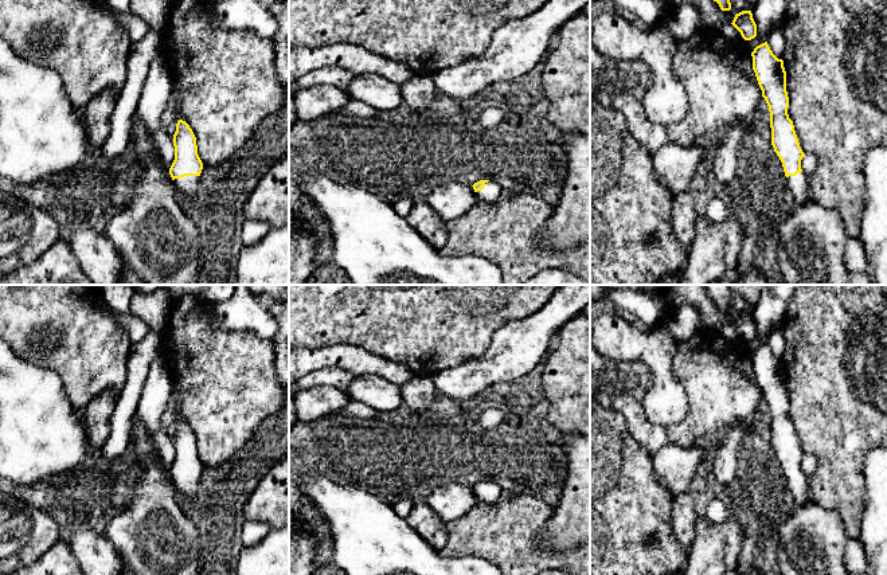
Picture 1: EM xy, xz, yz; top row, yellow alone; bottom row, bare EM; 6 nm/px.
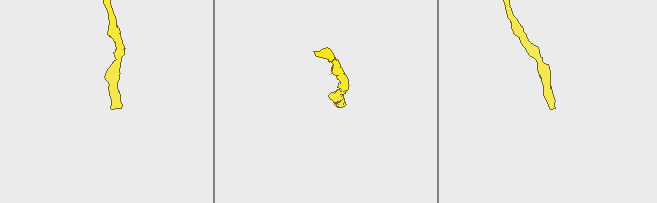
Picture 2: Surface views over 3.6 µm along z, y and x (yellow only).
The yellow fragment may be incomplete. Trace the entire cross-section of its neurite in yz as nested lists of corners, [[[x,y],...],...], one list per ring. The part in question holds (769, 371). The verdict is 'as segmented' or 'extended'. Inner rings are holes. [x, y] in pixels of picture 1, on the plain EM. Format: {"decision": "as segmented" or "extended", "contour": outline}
{"decision": "extended", "contour": [[[767,343],[757,347],[751,357],[753,371],[770,412],[771,446],[782,463],[788,488],[796,504],[802,505],[812,496],[809,477],[801,470],[801,461],[805,454],[788,415],[789,398],[784,361],[773,355]]]}

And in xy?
{"decision": "extended", "contour": [[[179,421],[173,435],[175,461],[169,469],[169,476],[176,489],[185,496],[198,493],[198,482],[203,470],[203,463],[198,455],[196,438],[189,426]]]}

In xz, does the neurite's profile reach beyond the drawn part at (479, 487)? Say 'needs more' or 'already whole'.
needs more

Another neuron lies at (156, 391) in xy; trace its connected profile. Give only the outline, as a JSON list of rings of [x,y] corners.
[[[159,356],[149,369],[145,380],[141,399],[136,411],[137,421],[141,422],[149,431],[161,462],[171,469],[175,461],[173,441],[161,426],[161,416],[167,408],[172,390],[169,369],[165,361]]]

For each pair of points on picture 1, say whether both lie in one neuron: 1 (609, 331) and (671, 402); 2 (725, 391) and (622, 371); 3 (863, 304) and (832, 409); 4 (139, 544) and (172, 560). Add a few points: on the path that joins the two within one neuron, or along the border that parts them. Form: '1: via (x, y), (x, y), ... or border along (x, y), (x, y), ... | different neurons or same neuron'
1: via (630, 341), (661, 370), (663, 380) | same neuron
2: via (691, 425), (682, 434), (652, 434), (630, 405) | same neuron
3: via (843, 329), (839, 383) | same neuron
4: via (147, 544), (156, 544), (164, 552) | same neuron

